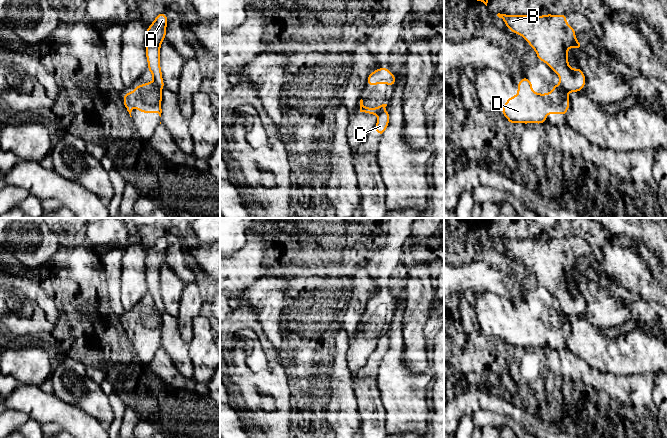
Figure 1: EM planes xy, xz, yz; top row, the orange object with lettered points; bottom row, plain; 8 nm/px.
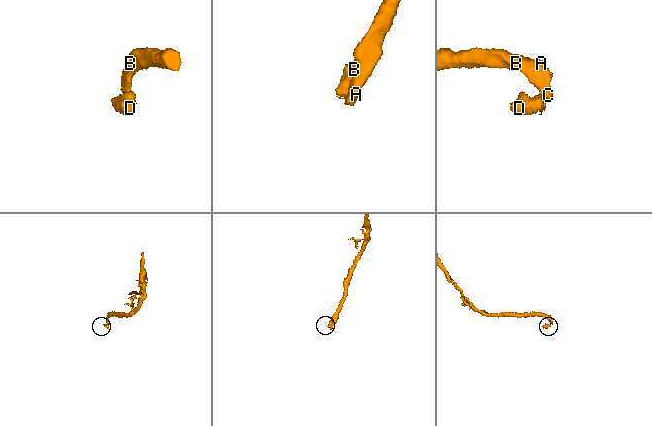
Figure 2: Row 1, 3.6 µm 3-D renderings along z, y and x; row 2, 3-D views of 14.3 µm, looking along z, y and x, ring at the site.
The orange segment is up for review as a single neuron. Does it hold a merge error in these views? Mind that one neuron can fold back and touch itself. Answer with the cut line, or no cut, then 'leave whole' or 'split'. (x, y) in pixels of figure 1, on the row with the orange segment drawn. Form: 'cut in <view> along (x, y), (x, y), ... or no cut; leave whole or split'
cut in yz along (559, 83), (568, 91); split

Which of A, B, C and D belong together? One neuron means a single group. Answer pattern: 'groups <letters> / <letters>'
groups A B C / D

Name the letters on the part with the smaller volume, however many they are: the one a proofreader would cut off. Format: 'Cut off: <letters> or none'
Cut off: D

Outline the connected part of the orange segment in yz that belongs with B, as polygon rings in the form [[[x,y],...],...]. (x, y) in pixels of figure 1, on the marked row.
[[[565,14],[542,15],[506,15],[497,16],[513,31],[526,39],[537,54],[540,61],[545,62],[560,78],[560,84],[568,92],[583,90],[586,79],[584,72],[573,69],[568,63],[568,47],[582,48],[576,40],[573,26],[567,24]]]

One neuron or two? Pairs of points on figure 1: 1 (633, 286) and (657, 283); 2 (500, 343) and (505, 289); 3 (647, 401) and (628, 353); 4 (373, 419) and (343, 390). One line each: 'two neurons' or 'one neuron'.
1: one neuron
2: two neurons
3: two neurons
4: two neurons

